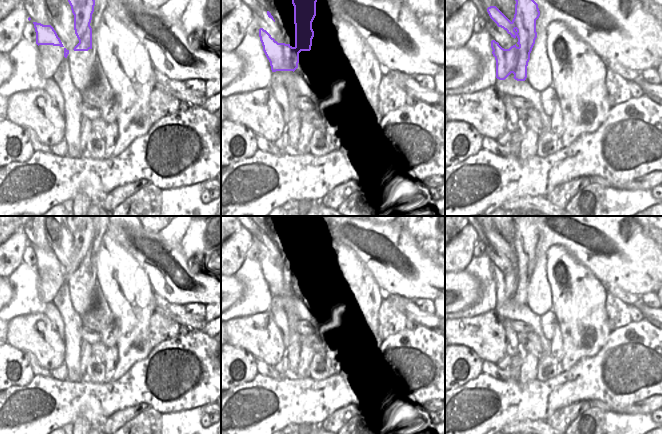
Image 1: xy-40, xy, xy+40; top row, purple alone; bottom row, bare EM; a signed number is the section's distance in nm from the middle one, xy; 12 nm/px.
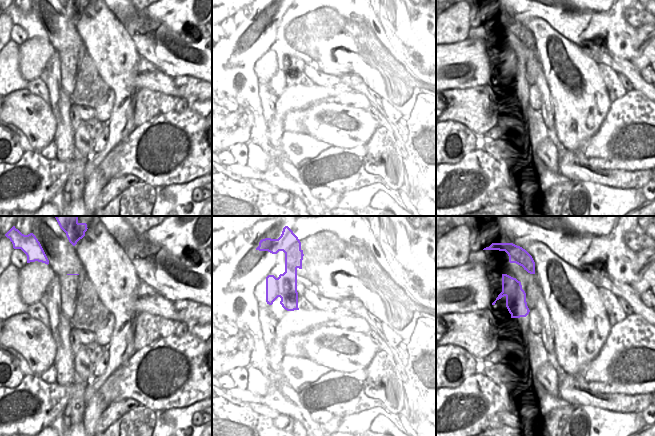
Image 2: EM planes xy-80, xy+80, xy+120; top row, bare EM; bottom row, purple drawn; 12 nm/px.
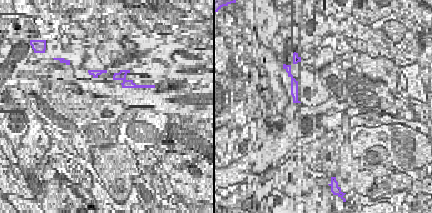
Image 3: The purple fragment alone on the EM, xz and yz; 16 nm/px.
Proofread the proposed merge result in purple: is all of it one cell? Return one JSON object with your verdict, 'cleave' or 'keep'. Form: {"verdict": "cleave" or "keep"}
{"verdict": "cleave"}

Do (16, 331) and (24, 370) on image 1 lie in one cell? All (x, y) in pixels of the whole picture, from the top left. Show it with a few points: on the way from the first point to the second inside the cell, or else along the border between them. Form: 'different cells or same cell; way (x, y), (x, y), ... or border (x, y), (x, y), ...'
different cells; border (10, 344), (26, 353)

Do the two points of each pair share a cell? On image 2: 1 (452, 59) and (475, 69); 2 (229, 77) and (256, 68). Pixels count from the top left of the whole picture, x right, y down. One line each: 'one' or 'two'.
1: one
2: one

